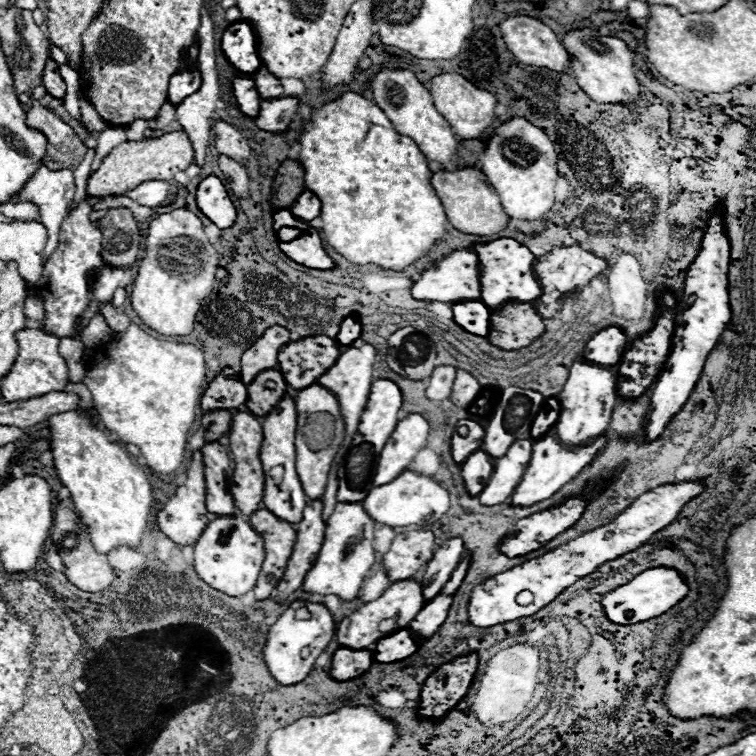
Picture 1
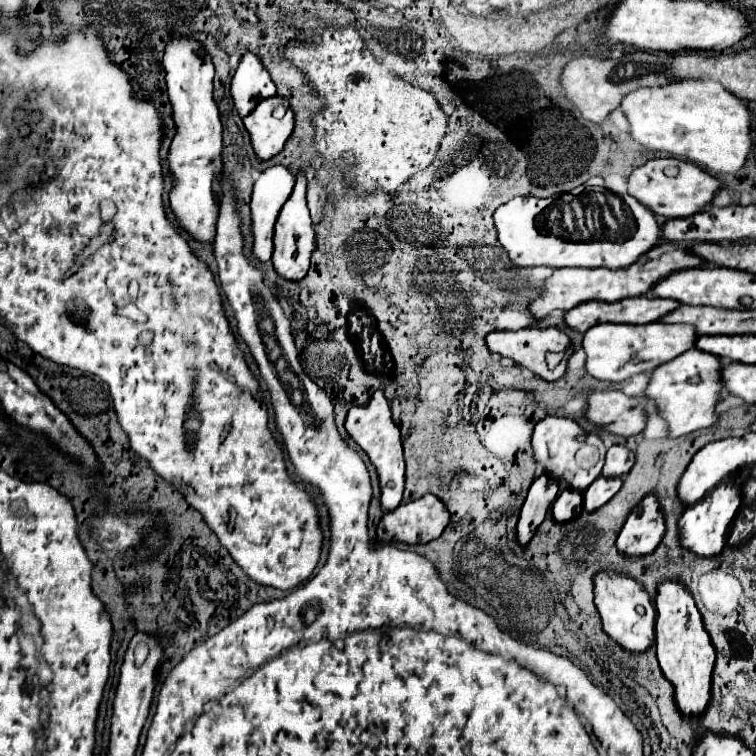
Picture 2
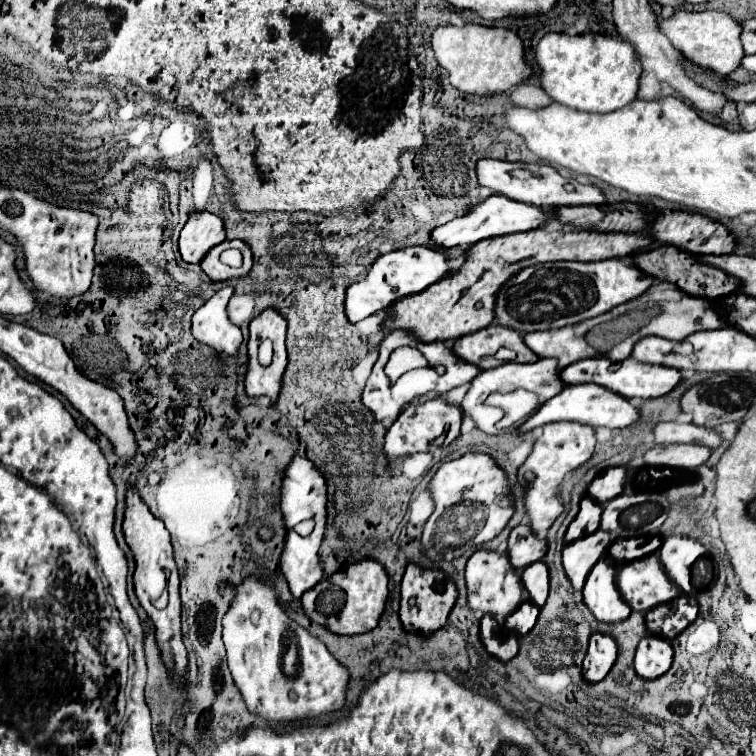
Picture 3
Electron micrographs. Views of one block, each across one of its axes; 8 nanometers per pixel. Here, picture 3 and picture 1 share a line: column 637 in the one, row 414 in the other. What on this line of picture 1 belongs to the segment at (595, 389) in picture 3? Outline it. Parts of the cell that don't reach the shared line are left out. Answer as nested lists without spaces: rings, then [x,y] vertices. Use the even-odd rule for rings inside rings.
[[[420,414],[404,416],[396,424],[396,430],[392,432],[390,440],[386,442],[386,446],[380,452],[380,460],[378,460],[378,468],[372,478],[372,484],[374,486],[388,484],[404,468],[408,468],[412,458],[416,456],[416,452],[426,446],[428,430],[430,430],[430,426],[424,416],[420,416]]]

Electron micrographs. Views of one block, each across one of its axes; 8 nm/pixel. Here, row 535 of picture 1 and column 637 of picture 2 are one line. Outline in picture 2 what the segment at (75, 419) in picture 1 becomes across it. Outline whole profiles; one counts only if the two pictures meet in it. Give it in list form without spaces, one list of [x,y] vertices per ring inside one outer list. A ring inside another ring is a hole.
[[[678,80],[656,88],[638,88],[620,102],[630,124],[630,136],[650,148],[698,164],[700,168],[720,174],[738,172],[750,152],[750,112],[748,108],[712,80]]]

